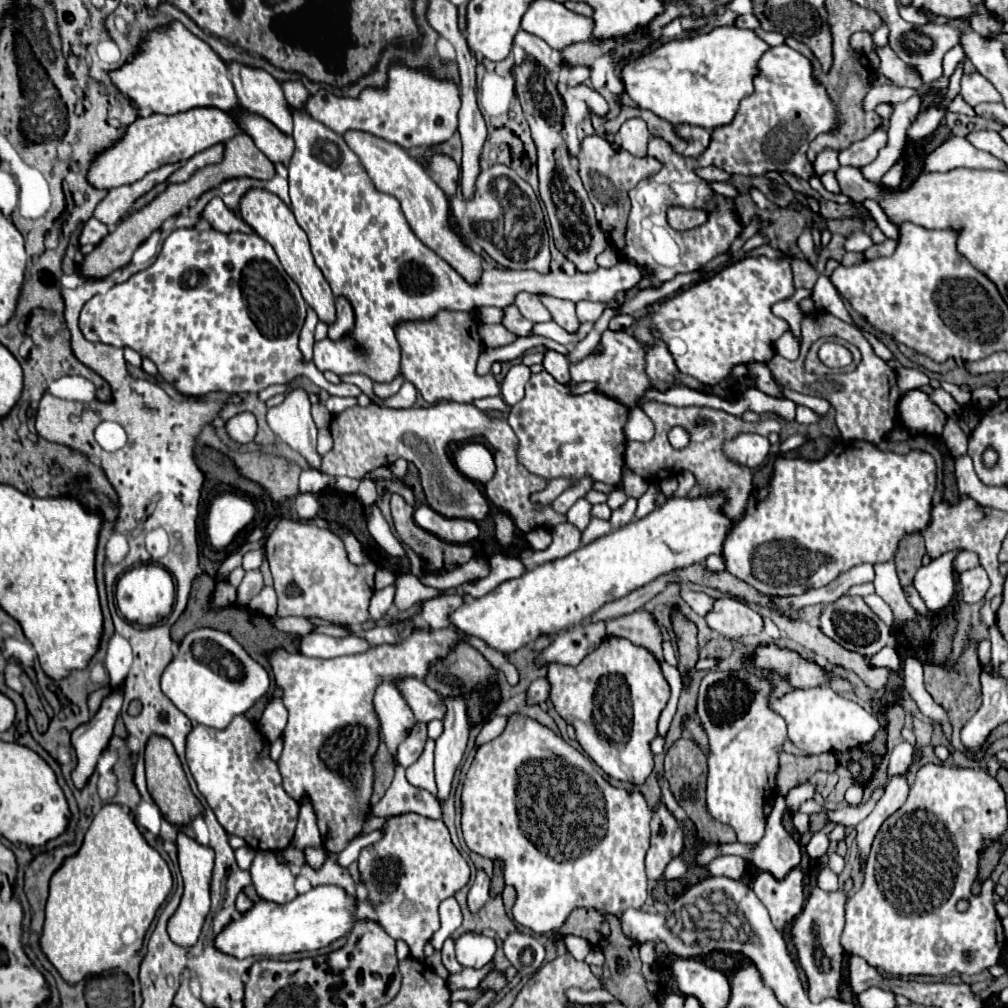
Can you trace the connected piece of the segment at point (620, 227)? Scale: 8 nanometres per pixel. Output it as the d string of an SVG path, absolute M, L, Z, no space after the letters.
M586 136L580 144L580 152L576 156L578 160L578 174L582 178L582 184L590 196L590 202L596 208L596 218L600 222L602 232L606 234L608 242L616 248L624 246L624 228L626 228L626 218L630 212L630 200L628 200L628 190L632 190L638 180L648 178L660 170L660 162L646 156L646 158L636 158L630 152L620 152L620 158L616 158L616 152L612 150L610 142L602 136Z

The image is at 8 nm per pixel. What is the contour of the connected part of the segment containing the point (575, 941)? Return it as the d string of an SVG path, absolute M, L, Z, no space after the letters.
M564 936L564 944L576 960L584 960L586 954L590 952L590 944L584 938L578 938L578 936Z

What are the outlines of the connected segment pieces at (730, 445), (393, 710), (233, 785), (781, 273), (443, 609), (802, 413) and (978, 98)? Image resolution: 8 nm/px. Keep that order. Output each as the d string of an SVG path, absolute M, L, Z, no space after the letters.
M740 434L724 444L724 452L728 454L728 458L746 464L748 468L760 466L768 456L768 450L770 442L766 436L760 434Z
M382 680L374 692L374 710L380 723L380 738L394 754L396 746L410 734L414 726L414 714L404 696L388 682Z
M244 716L216 730L194 724L186 736L186 762L200 794L228 834L246 840L252 850L282 852L294 838L298 802L286 794L282 774L268 756L268 740Z
M746 256L738 262L724 266L724 270L716 272L714 276L700 280L692 288L678 292L674 298L664 300L662 304L654 306L650 312L652 316L648 320L640 320L634 324L632 336L636 336L636 340L644 344L652 344L654 338L650 336L650 324L654 324L654 328L662 332L662 338L668 350L672 352L678 370L682 374L694 376L702 384L712 386L720 382L722 378L726 378L734 364L738 362L746 364L752 360L766 362L772 356L774 340L780 338L788 330L788 324L786 320L776 318L770 308L774 302L792 296L792 292L794 292L794 286L792 286L792 272L790 272L788 260L768 260L764 256L762 258Z
M446 594L438 598L424 600L420 604L420 618L432 628L432 630L442 630L442 628L454 628L450 622L450 614L462 606L462 594Z
M797 405L795 421L799 424L810 425L818 422L821 417L817 416L811 409L803 405Z
M978 72L964 74L962 76L962 90L960 94L970 106L976 106L980 102L1002 102L1000 92Z

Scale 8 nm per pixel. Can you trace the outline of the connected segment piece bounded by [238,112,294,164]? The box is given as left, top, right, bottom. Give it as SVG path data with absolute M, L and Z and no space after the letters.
M238 112L240 126L246 134L250 134L256 146L272 160L280 164L288 164L294 154L294 138L278 130L270 120L252 112Z

